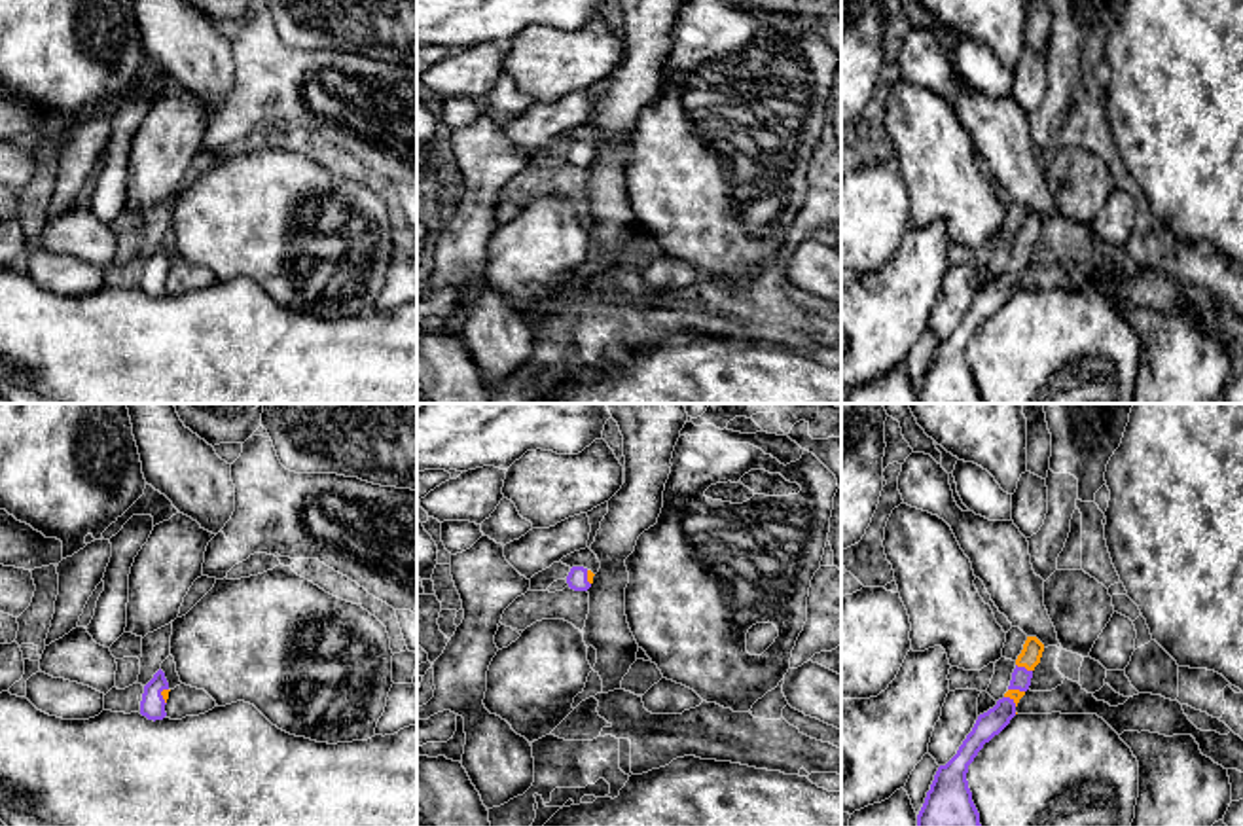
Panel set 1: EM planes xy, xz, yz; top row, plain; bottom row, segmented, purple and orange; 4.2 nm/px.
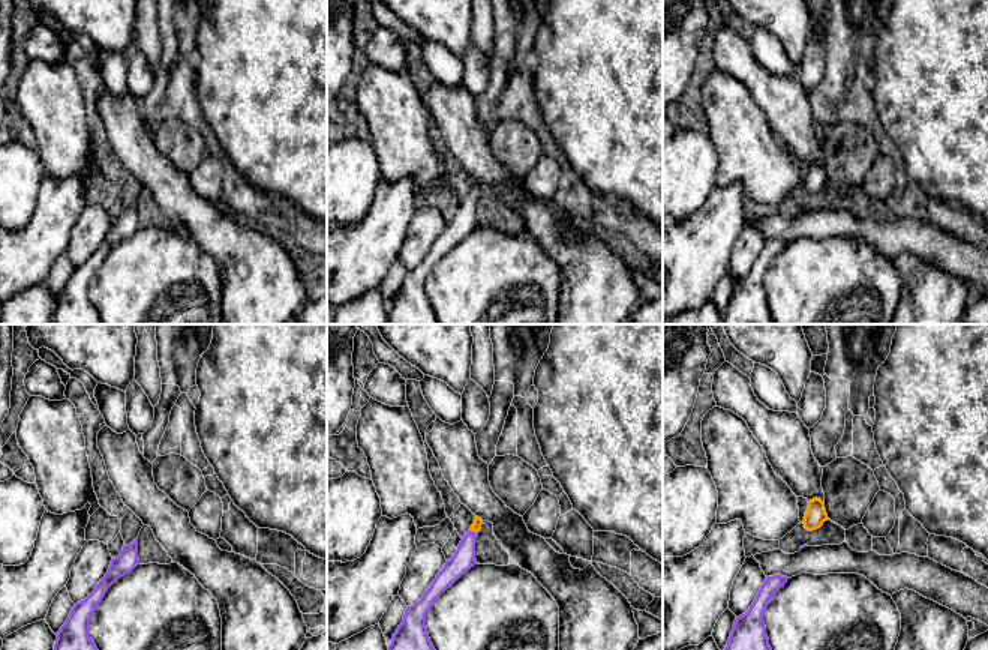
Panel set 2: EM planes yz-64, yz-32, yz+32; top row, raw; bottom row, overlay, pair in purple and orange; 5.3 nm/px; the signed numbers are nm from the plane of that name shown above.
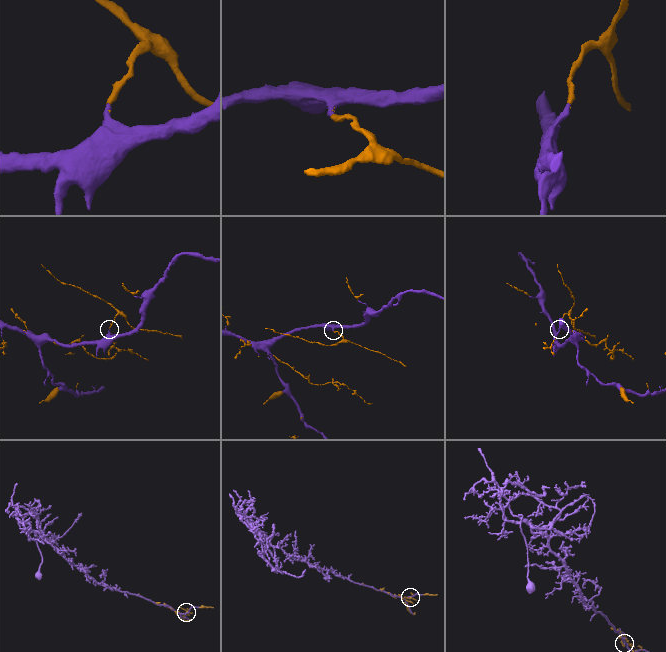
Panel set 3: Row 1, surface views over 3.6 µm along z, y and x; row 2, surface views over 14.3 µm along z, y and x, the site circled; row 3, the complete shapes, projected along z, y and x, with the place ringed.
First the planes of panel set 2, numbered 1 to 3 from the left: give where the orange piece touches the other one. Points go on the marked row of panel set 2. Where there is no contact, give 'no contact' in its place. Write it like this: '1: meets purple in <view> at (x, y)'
1: no contact
2: meets purple in yz-32 at (473, 532)
3: no contact

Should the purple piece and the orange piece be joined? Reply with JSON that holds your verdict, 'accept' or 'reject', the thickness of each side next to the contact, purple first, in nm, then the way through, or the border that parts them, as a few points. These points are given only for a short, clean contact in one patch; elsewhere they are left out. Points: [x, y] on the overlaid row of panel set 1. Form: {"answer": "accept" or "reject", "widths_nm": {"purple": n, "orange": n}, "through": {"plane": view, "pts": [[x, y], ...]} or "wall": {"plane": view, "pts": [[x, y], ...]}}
{"answer": "accept", "widths_nm": {"purple": 80, "orange": 90}}

